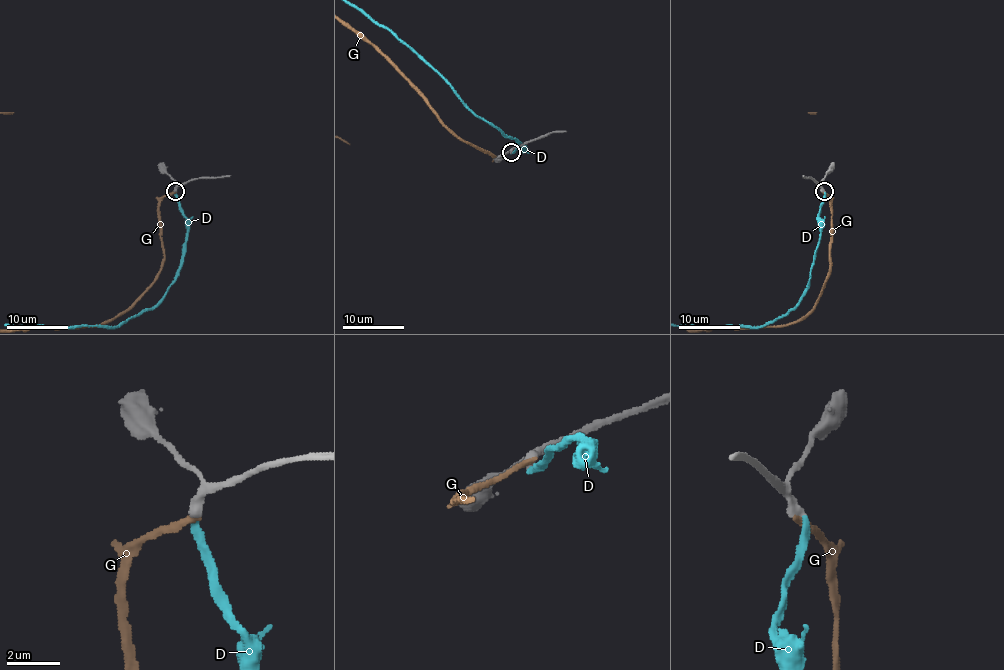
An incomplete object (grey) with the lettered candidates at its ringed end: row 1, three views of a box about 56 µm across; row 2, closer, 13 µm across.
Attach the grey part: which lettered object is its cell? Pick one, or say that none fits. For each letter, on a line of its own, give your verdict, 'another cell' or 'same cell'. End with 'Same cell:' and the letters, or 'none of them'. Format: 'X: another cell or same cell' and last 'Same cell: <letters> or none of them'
D: same cell
G: another cell
Same cell: D

